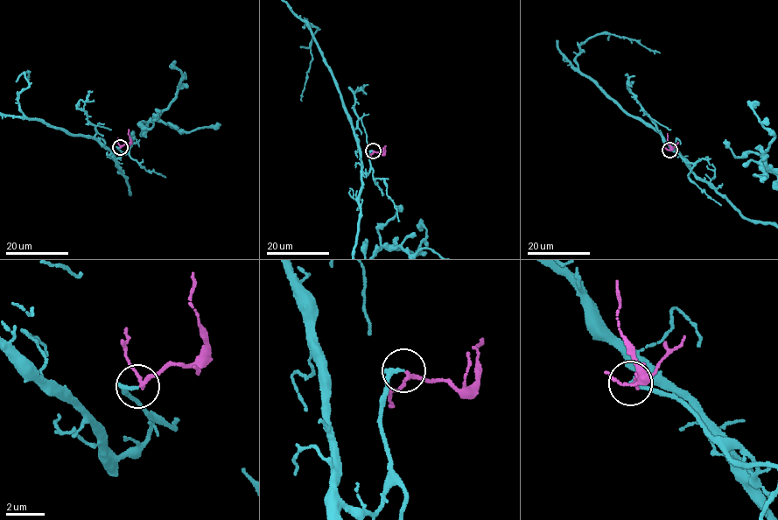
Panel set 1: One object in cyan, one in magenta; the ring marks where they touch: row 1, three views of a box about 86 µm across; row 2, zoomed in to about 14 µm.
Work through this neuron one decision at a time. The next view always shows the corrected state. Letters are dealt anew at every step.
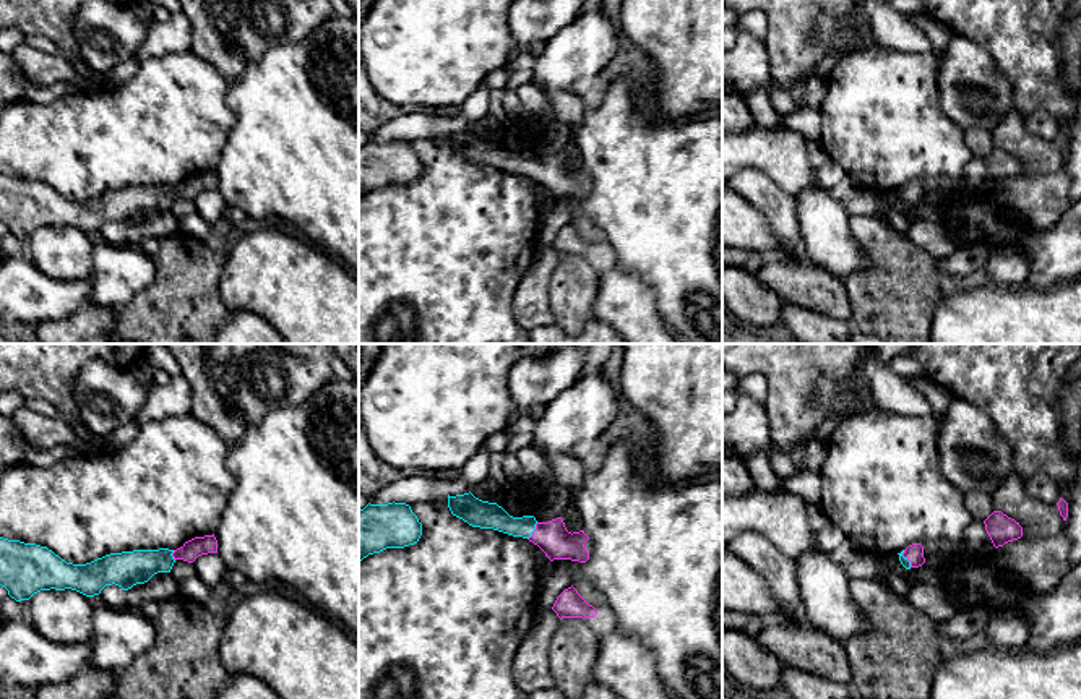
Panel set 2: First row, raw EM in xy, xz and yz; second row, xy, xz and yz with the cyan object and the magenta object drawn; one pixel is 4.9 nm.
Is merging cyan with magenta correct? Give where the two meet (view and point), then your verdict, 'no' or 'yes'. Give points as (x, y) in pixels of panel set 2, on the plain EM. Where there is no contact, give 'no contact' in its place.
contact xz (534, 166); yes

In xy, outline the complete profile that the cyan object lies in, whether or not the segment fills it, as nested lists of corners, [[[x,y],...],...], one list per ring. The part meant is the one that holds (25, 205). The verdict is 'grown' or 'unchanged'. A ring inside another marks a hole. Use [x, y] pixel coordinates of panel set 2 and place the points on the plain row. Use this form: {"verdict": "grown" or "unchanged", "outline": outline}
{"verdict": "grown", "outline": [[[214,170],[195,174],[177,187],[133,187],[73,201],[47,183],[0,174],[0,222],[16,238],[29,237],[34,230],[50,225],[71,225],[94,234],[106,222],[115,221],[128,227],[148,219],[157,209],[170,209],[177,196],[193,199],[208,190],[217,190]]]}

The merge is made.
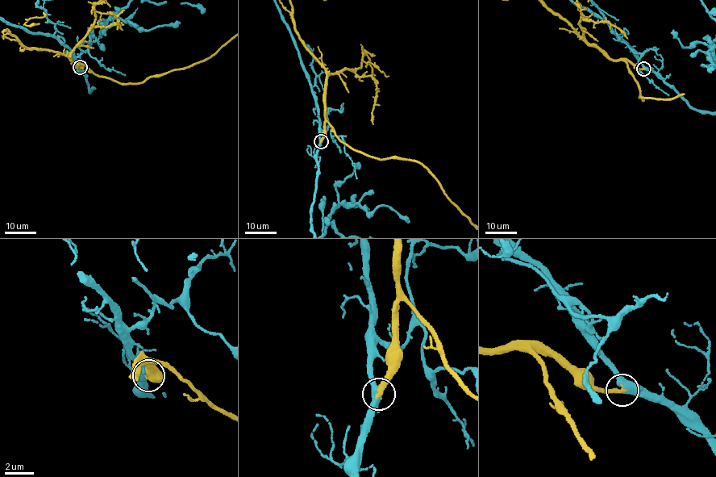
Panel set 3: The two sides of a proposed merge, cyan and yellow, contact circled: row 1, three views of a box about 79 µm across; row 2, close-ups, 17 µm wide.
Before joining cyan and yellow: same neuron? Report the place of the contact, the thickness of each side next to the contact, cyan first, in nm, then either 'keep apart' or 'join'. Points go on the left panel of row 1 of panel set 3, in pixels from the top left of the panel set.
(80, 67) | 480/320 nm | join

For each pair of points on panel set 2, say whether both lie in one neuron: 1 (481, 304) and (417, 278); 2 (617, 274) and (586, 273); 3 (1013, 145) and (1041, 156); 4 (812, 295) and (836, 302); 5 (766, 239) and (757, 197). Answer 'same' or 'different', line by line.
1: same
2: different
3: same
4: same
5: different

